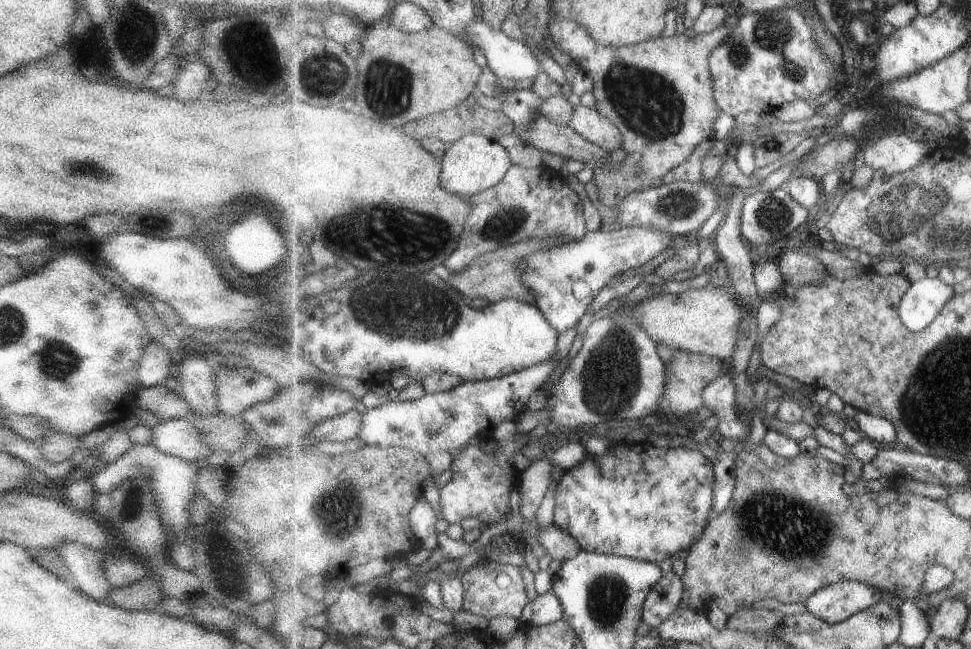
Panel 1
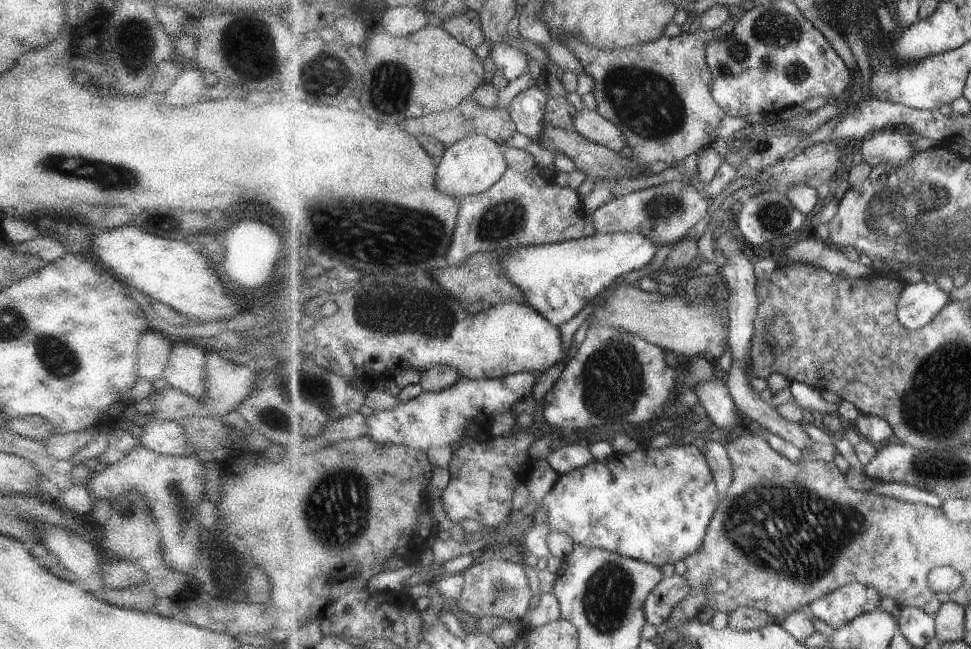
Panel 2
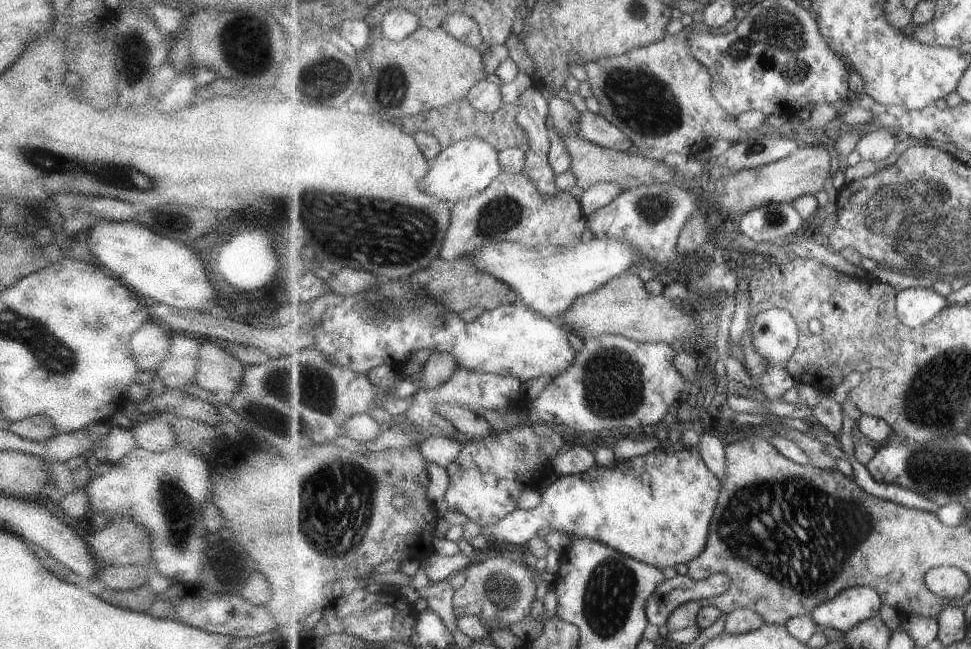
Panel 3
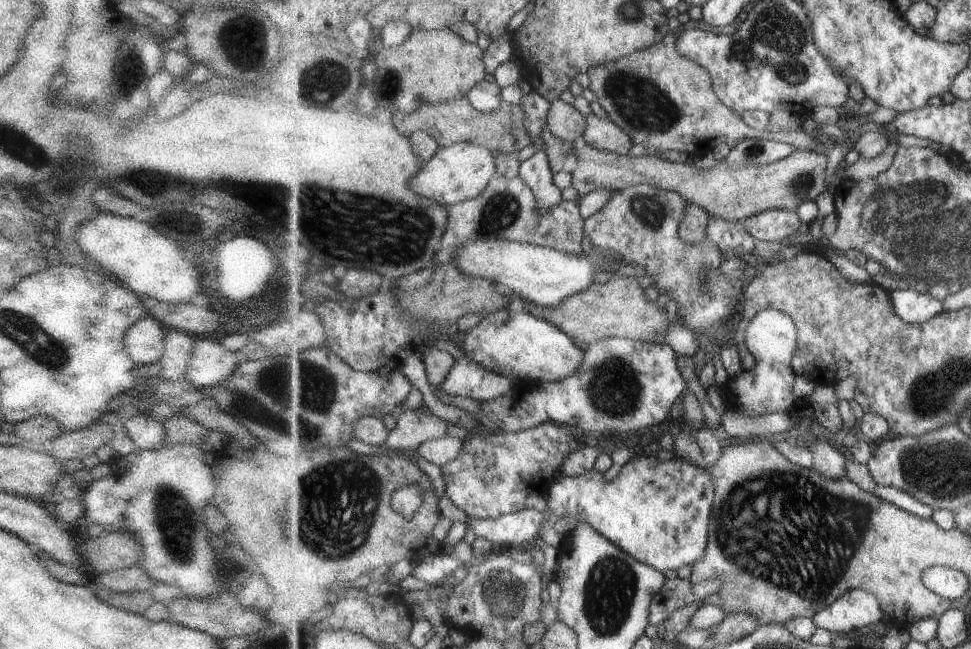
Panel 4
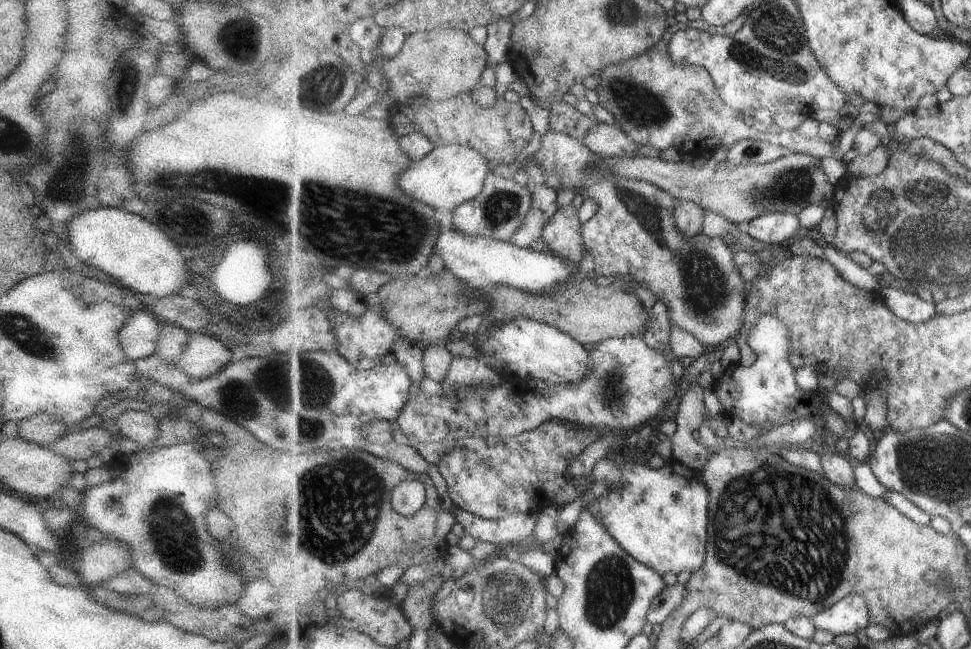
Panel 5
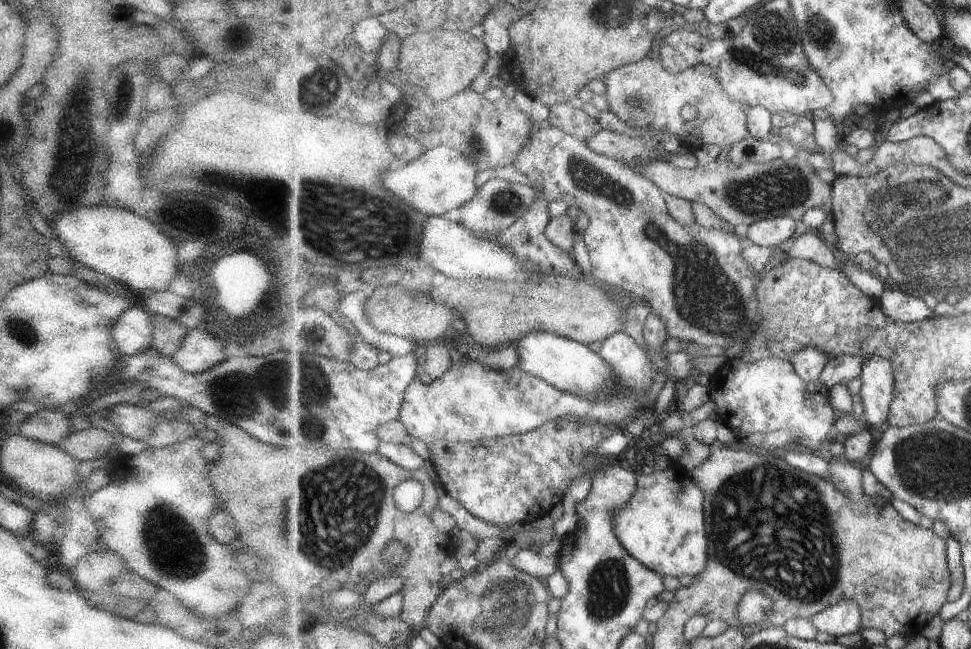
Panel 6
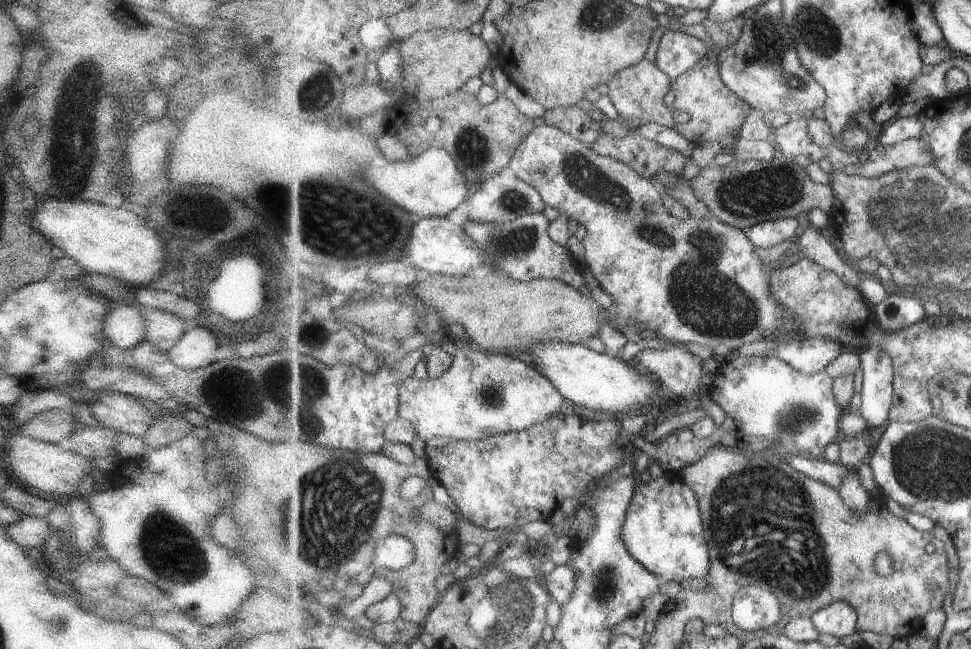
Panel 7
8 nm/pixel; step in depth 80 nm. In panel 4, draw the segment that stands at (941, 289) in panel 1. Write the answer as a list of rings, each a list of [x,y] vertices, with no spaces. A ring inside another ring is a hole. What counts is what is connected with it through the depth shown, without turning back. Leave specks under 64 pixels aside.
[[[914,289],[895,290],[895,313],[907,324],[924,324],[943,312],[941,301],[933,298],[929,293],[921,294]]]

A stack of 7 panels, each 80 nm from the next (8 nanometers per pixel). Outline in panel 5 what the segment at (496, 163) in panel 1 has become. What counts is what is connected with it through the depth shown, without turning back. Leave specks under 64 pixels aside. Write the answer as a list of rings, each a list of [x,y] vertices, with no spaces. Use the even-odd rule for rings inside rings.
[[[451,144],[435,148],[422,160],[413,162],[413,166],[399,178],[399,186],[409,196],[419,202],[431,204],[435,209],[455,210],[465,202],[473,200],[481,194],[487,176],[493,172],[493,167],[487,156],[475,148]]]

